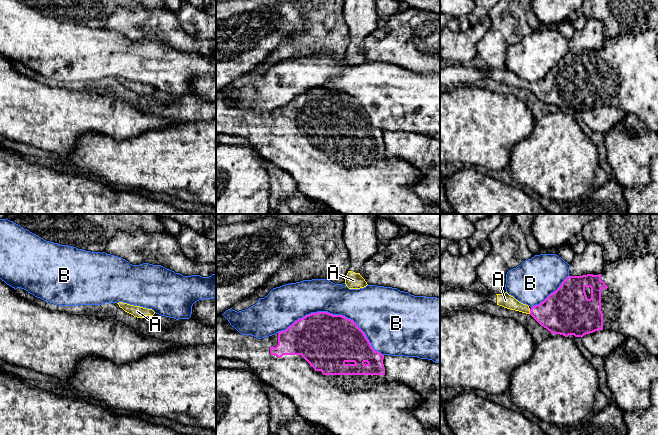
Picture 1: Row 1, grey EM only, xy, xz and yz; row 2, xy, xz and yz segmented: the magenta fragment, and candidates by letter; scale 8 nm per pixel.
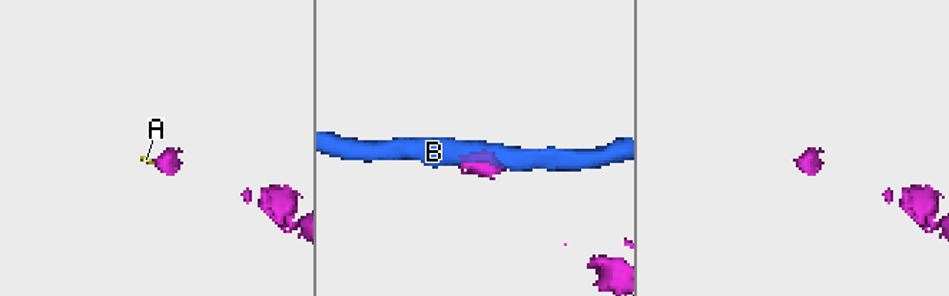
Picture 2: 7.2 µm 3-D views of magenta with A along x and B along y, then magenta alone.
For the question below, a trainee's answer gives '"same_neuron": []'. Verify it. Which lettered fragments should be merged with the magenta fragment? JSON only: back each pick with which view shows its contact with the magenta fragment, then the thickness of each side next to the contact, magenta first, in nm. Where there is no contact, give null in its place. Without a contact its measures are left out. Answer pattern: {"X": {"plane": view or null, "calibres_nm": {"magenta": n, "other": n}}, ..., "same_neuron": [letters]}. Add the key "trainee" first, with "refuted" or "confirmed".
{"trainee": "refuted", "A": {"plane": "yz", "calibres_nm": {"magenta": 340, "other": 120}}, "same_neuron": ["A"]}

